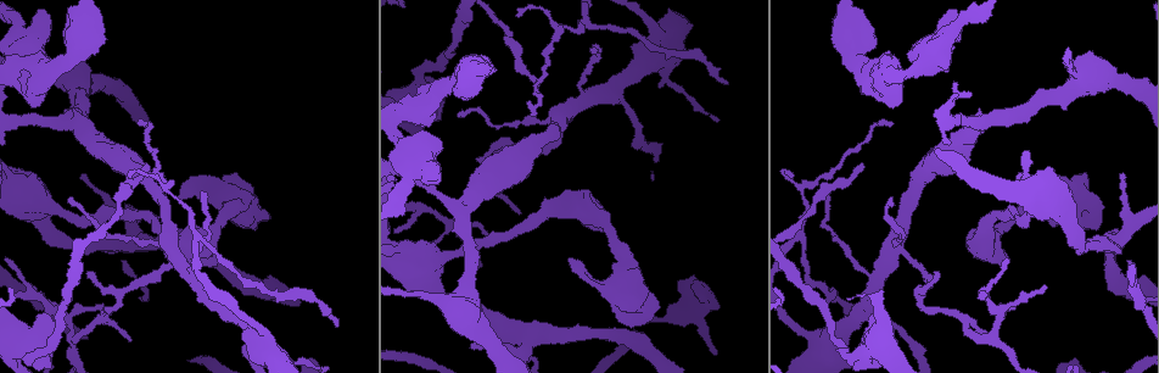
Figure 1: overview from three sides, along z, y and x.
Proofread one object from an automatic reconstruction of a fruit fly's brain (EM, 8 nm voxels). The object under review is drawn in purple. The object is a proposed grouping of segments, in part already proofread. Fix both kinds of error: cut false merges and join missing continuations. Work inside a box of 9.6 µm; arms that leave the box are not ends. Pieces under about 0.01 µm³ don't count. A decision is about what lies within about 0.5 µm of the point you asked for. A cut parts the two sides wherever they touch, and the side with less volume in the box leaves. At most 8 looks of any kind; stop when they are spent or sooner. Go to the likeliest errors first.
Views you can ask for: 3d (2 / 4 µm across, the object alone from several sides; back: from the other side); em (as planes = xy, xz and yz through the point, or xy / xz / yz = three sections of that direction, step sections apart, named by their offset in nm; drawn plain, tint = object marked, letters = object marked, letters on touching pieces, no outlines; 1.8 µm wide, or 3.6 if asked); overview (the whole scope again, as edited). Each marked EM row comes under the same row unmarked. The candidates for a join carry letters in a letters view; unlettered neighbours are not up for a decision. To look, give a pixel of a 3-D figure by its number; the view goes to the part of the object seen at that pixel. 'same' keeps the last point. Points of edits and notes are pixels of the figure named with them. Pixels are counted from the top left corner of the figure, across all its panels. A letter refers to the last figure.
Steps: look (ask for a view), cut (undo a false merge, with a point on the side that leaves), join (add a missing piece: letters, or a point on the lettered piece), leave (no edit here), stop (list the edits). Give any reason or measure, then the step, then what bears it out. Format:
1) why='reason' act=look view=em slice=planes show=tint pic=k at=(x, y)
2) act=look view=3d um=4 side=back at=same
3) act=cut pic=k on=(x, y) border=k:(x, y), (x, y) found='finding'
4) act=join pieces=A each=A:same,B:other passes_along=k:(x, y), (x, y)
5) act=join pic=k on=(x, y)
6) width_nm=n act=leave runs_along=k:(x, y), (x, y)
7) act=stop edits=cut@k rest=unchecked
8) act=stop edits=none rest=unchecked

why='free end' act=look view=3d um=2 pic=1 at=(862, 163)

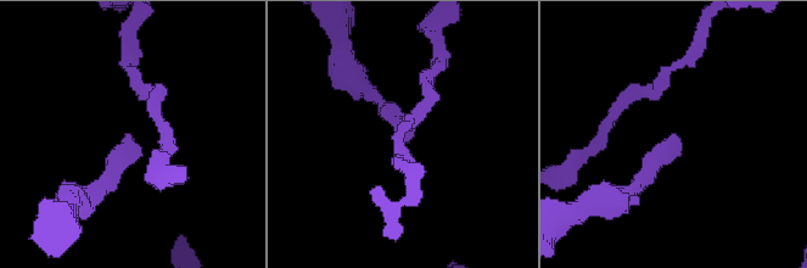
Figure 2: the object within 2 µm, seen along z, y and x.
act=look view=em slice=planes show=letters pic=2 at=(124, 135)

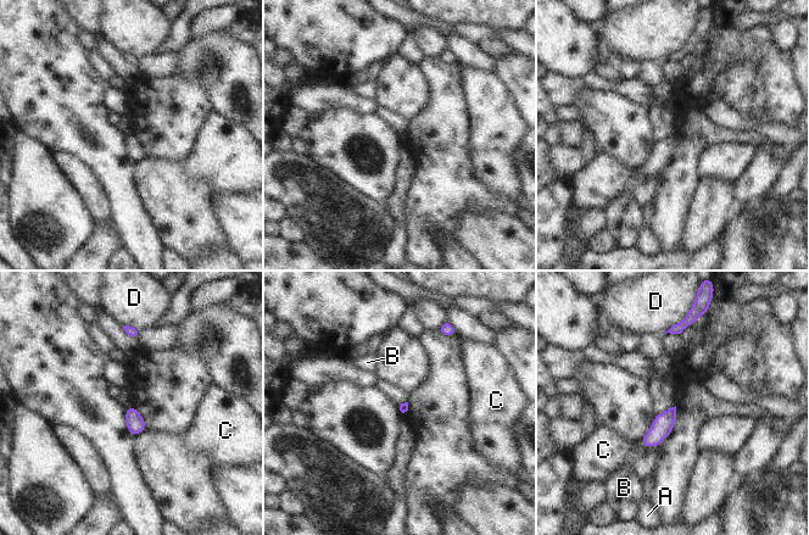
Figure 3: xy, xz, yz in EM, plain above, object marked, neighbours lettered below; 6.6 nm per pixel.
act=leave each=A:other,B:other,C:other,D:other border=3:(639, 442), (645, 446), (659, 446) found='no lettered piece goes on from it'

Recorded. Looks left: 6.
why='stops while still wide' act=look view=em slice=xy step=4 show=tint pic=1 at=(1098, 227)

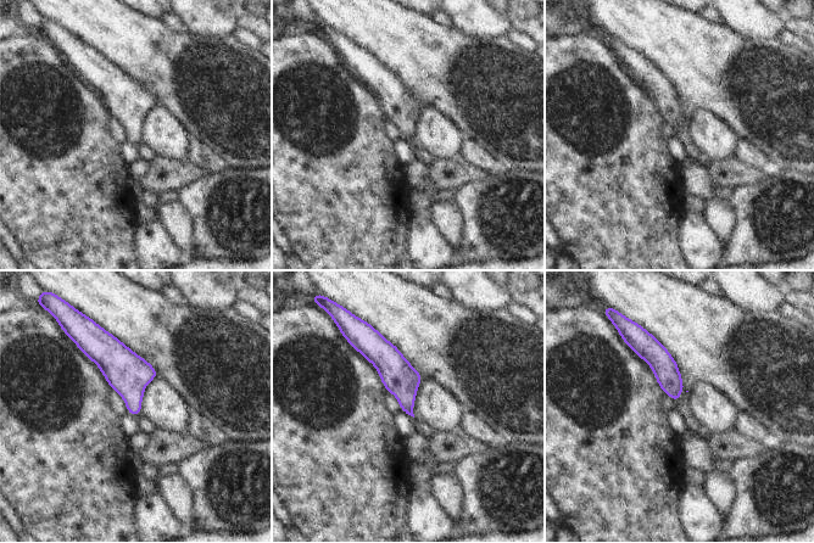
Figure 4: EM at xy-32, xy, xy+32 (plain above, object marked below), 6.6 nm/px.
why='cut it another way' act=look view=em slice=planes show=letters at=same

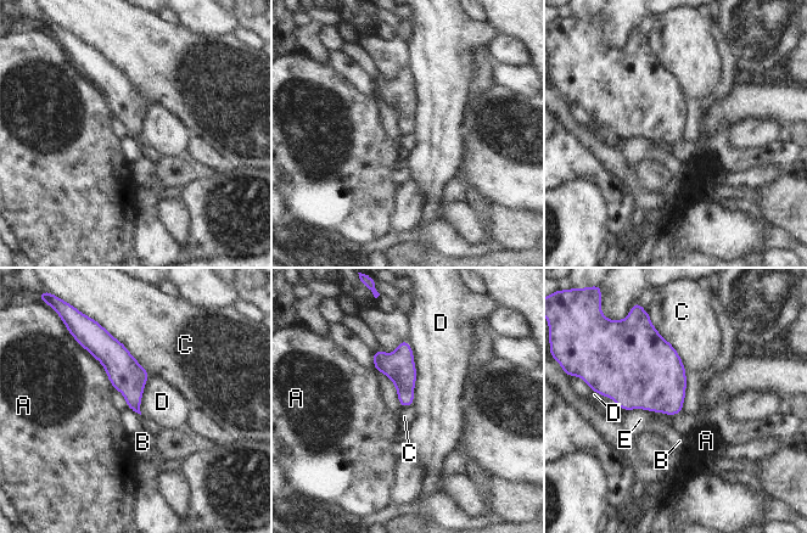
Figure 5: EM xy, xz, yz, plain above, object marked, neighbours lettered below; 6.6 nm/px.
act=leave each=A:other,B:other,C:other,D:other,E:other border=5:(408, 338), (415, 366), (414, 404) found='none of them fits'

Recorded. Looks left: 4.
why='abrupt turn' act=look view=em slice=yz step=8 show=letters pic=1 at=(562, 122)

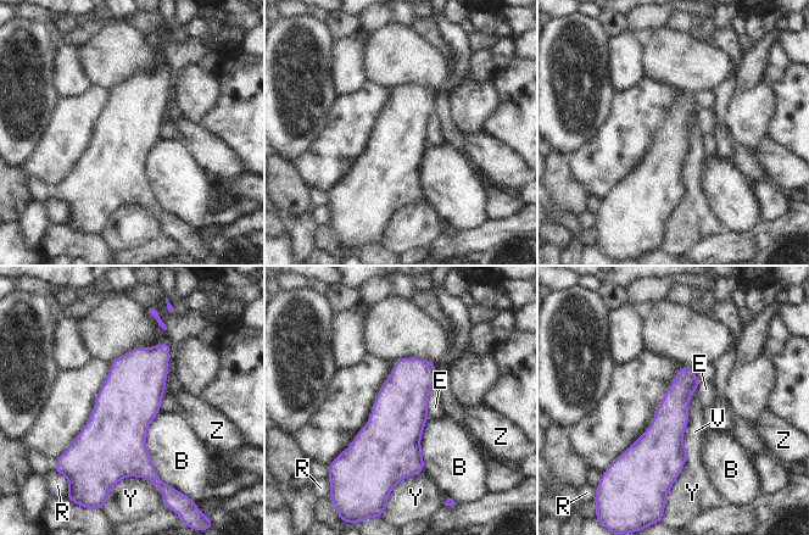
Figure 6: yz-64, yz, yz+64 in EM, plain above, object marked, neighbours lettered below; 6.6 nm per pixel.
act=leave each=B:other,E:other,R:other,V:other,Y:other,Z:other border=6:(696, 389), (682, 436), (687, 449) found='all the same neuron'

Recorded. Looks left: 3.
act=stop edits=none rest=unchecked

